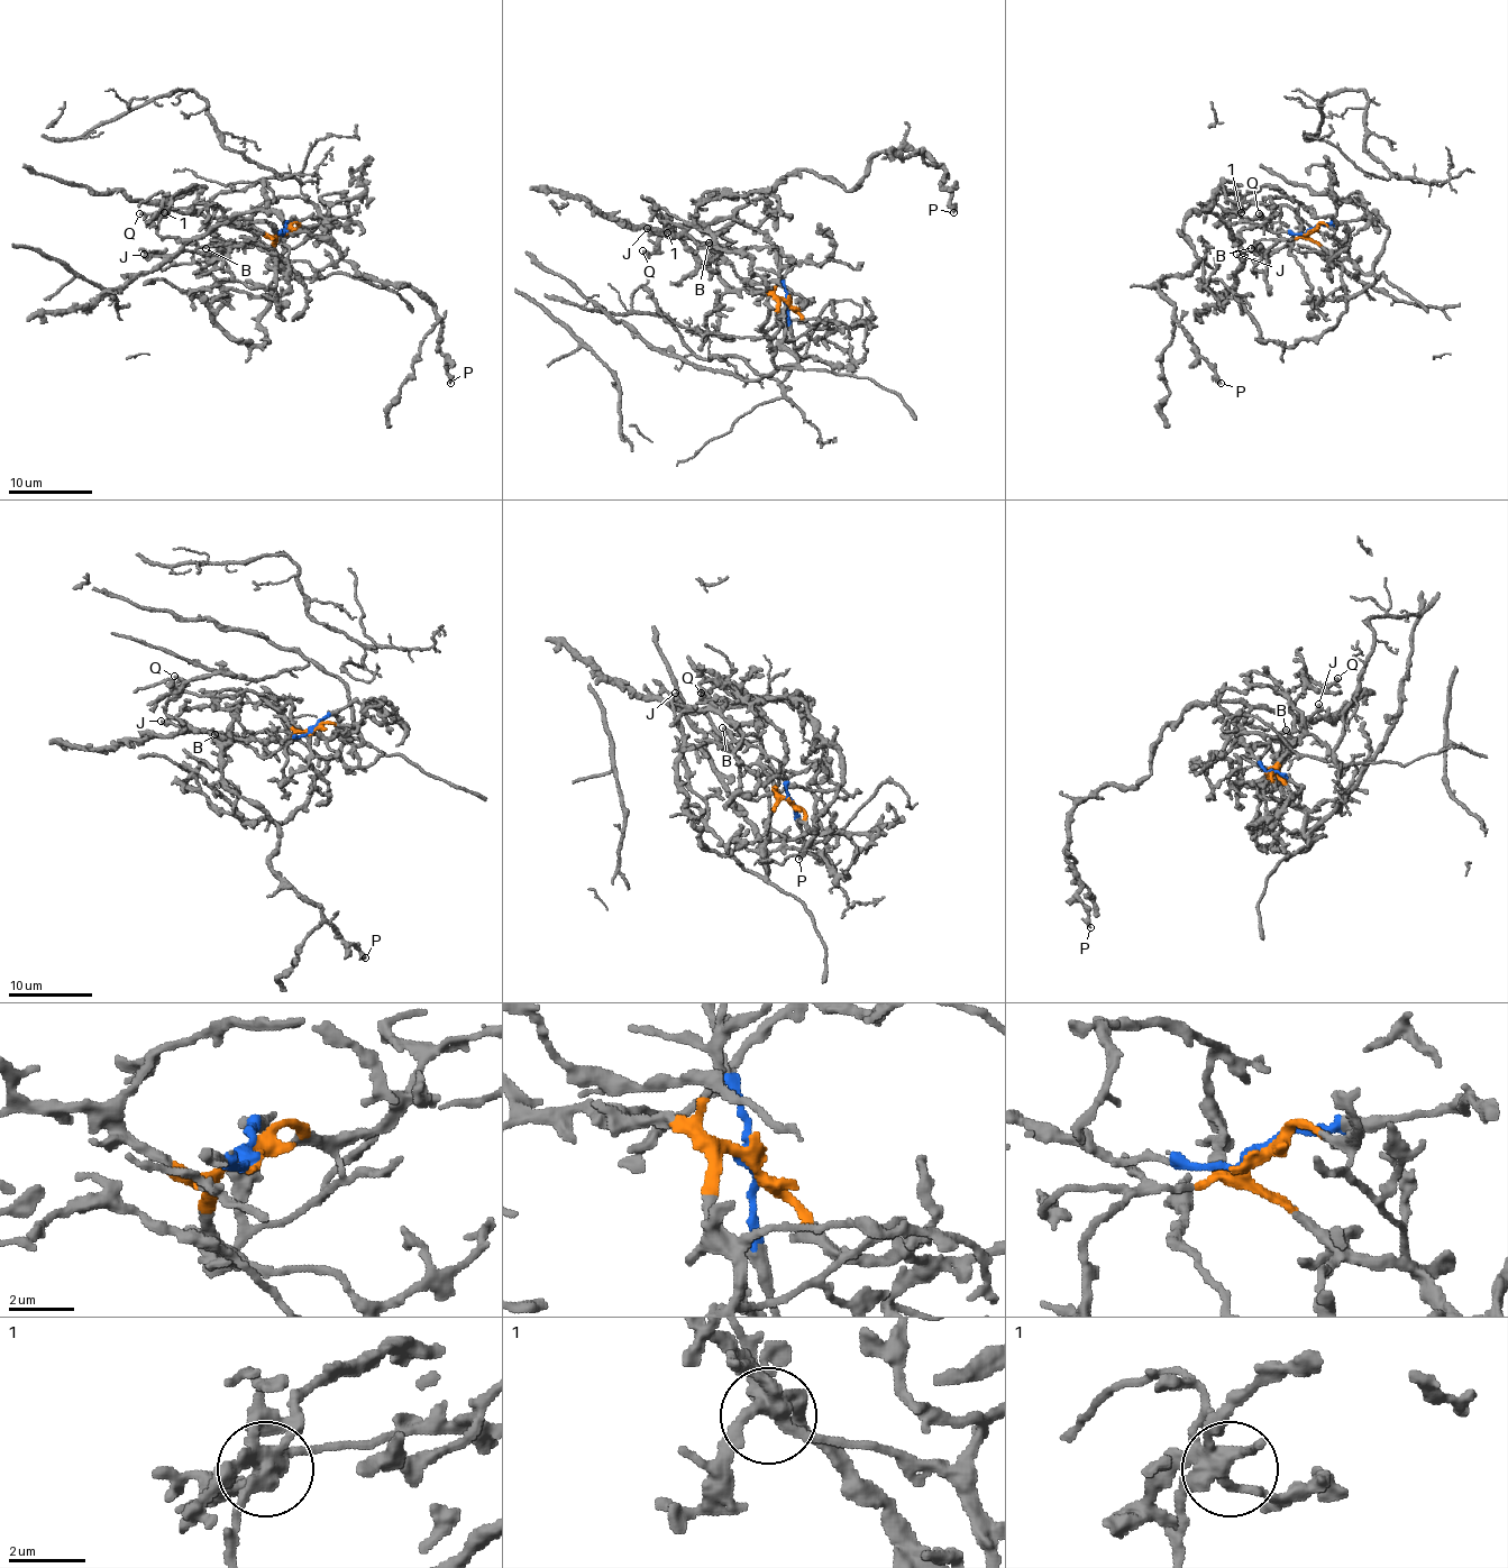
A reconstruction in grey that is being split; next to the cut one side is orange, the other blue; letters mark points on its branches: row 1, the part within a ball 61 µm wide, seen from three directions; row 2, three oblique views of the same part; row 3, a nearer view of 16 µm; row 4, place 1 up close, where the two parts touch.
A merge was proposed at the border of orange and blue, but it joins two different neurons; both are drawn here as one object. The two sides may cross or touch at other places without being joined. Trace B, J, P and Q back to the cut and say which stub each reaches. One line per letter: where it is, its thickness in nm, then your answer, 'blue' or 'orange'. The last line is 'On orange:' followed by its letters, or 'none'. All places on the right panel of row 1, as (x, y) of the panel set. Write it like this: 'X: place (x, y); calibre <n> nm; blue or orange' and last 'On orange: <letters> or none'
B: place (1251, 248); calibre 300 nm; orange
J: place (1236, 254); calibre 440 nm; blue
P: place (1221, 383); calibre 240 nm; blue
Q: place (1259, 213); calibre 200 nm; orange
On orange: B, Q

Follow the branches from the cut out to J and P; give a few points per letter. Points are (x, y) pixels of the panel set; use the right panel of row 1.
J: (1310, 231), (1294, 234), (1255, 228), (1242, 221), (1227, 223), (1242, 257), (1236, 255)
P: (1310, 231), (1255, 228), (1207, 210), (1184, 223), (1179, 231), (1198, 263), (1169, 274), (1158, 289), (1222, 384)

